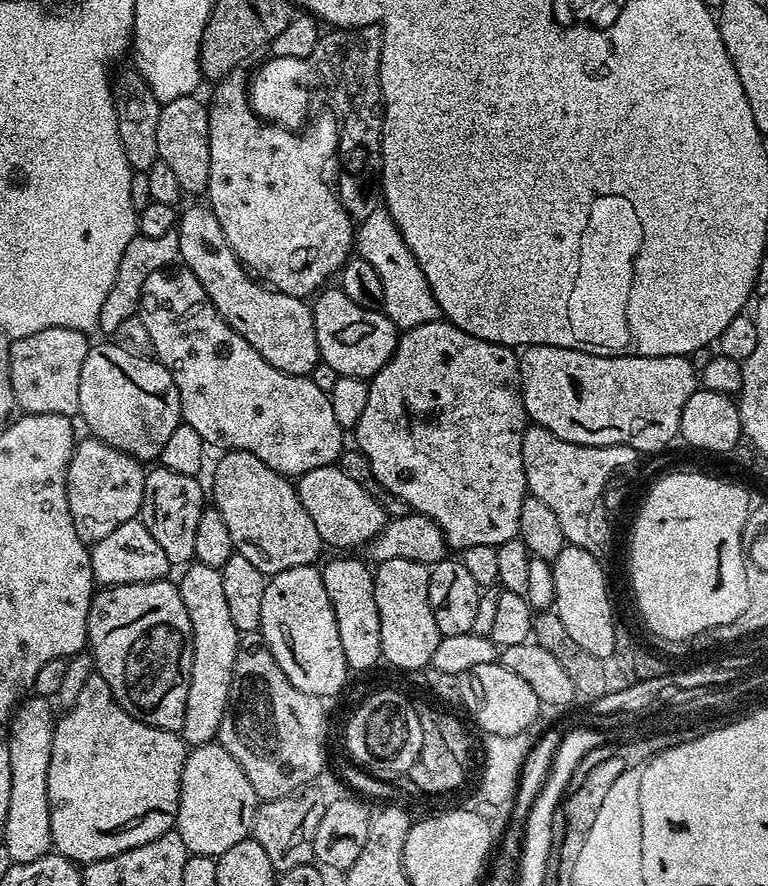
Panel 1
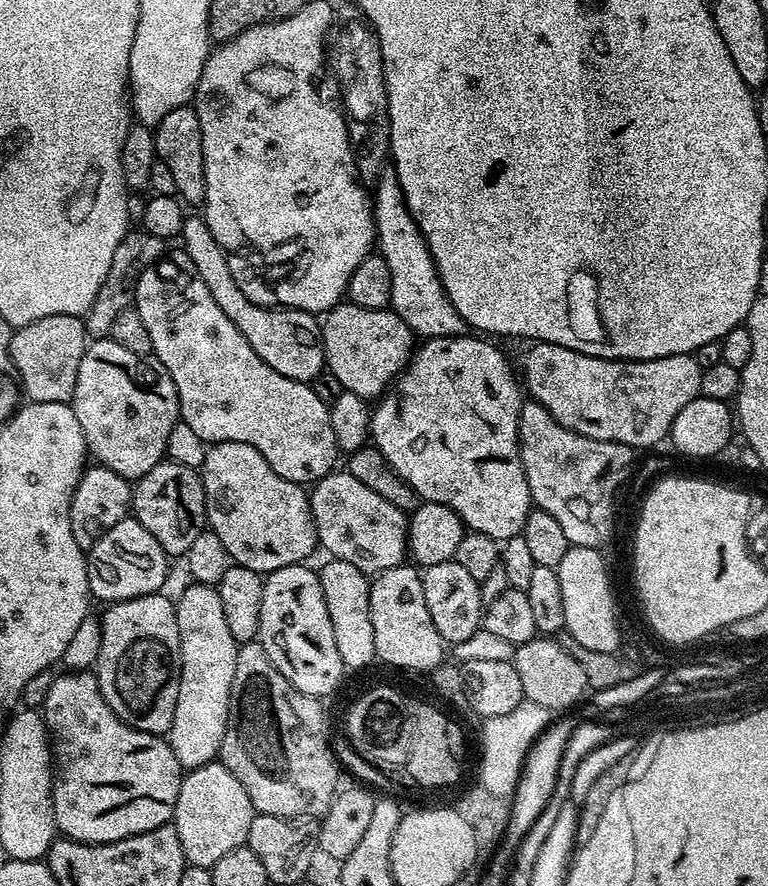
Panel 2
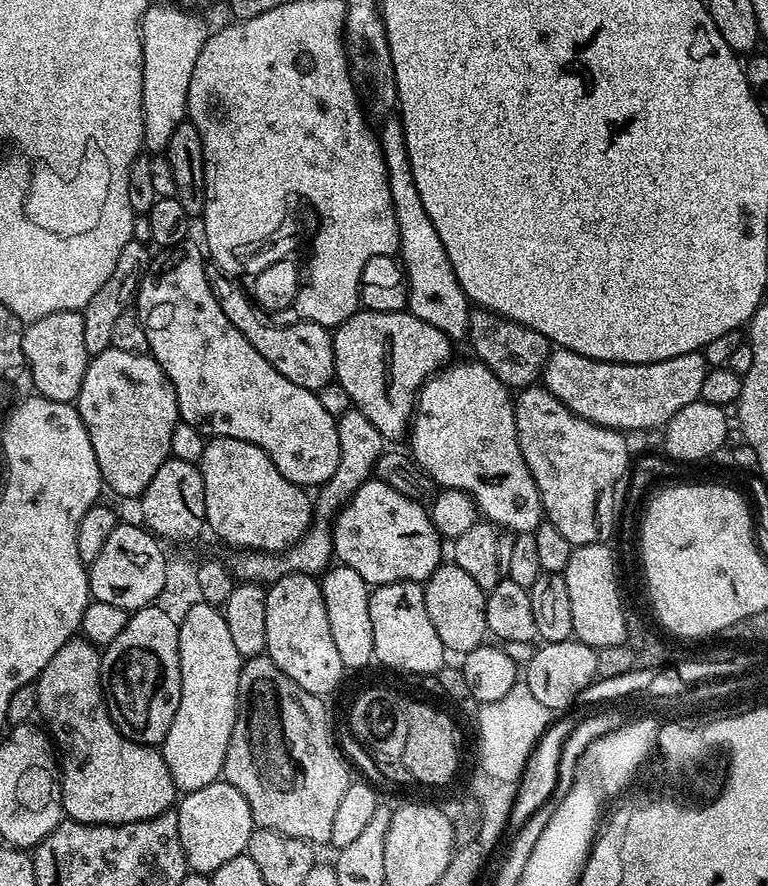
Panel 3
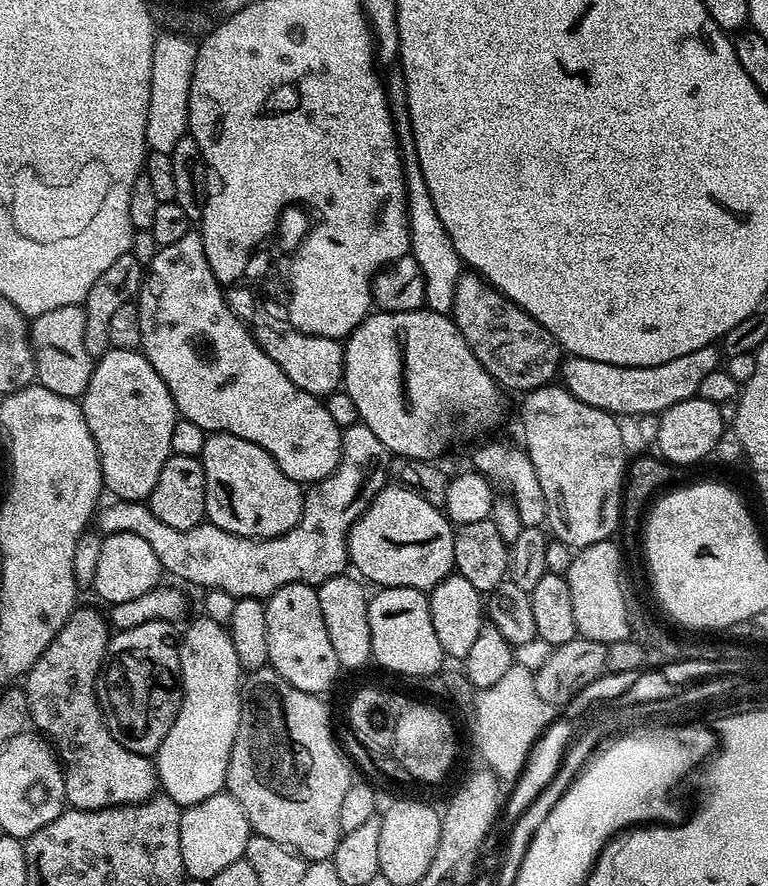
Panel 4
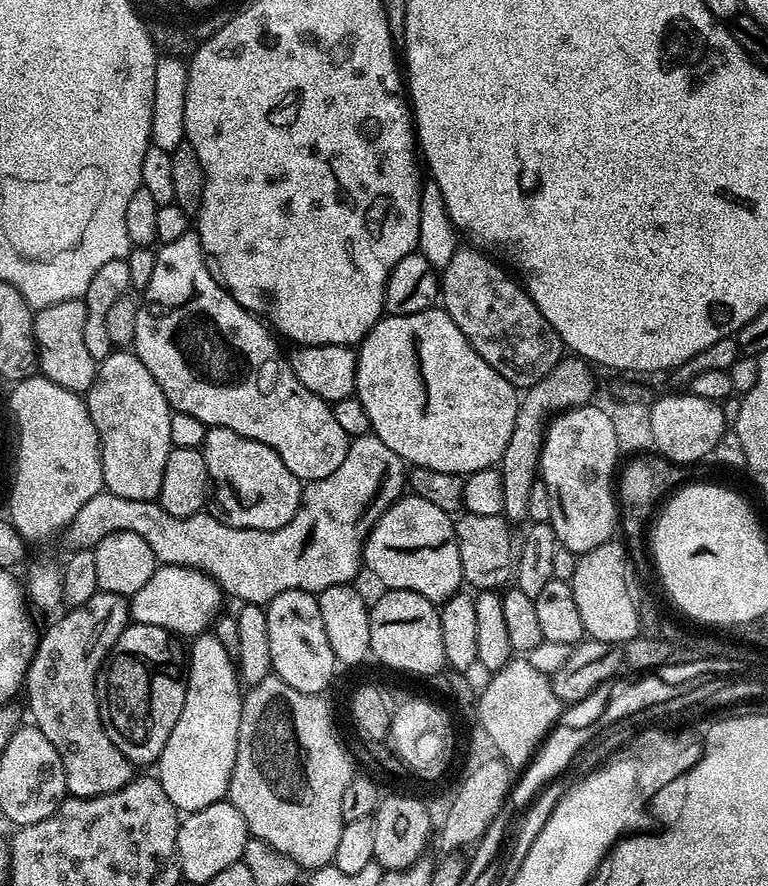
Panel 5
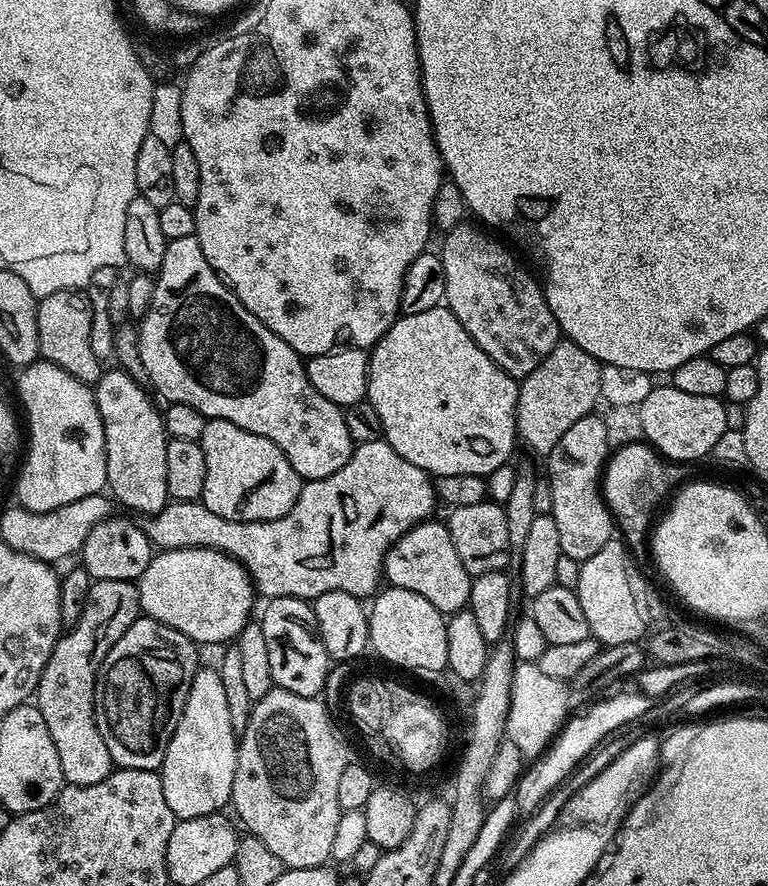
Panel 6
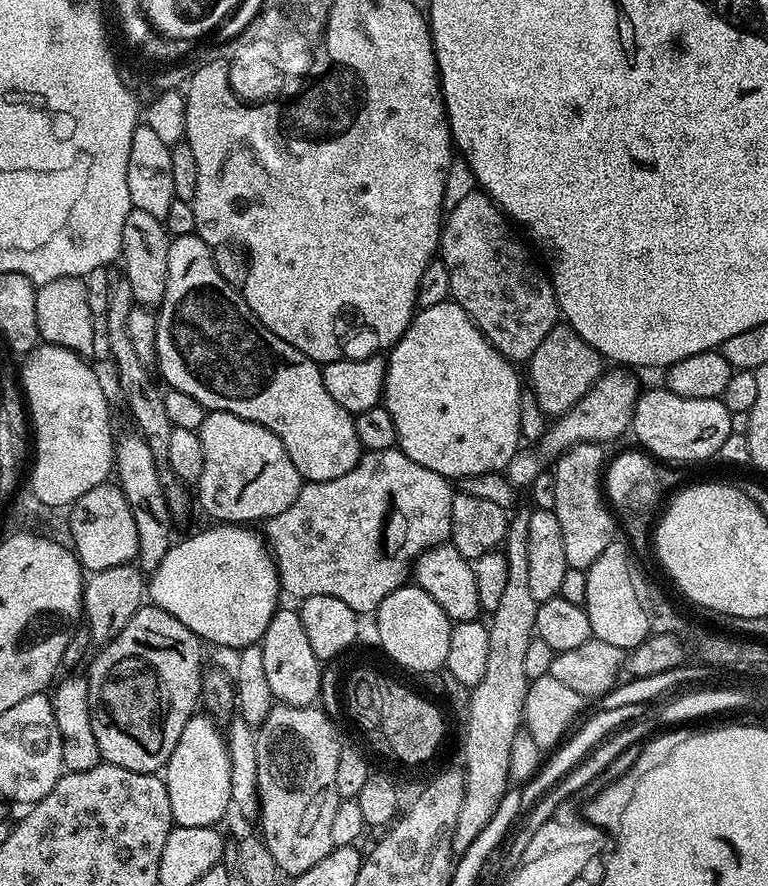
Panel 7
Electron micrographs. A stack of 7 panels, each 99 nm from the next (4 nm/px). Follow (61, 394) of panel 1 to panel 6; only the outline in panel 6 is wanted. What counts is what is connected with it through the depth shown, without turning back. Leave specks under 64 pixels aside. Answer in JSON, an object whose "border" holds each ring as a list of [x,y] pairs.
{"border":[[[83,291],[59,292],[43,297],[36,305],[38,318],[38,342],[40,356],[54,366],[66,370],[84,384],[94,386],[102,375],[102,362],[90,350],[90,326],[92,325],[92,307]]]}

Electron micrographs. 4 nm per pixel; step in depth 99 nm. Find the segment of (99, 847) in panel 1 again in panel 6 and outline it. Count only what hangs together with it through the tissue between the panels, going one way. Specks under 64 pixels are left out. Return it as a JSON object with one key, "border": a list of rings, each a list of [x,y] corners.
{"border":[[[95,581],[86,598],[86,610],[82,610],[82,618],[78,618],[78,622],[71,625],[52,647],[52,653],[42,670],[42,678],[34,693],[34,703],[46,721],[46,730],[50,730],[50,738],[54,738],[54,750],[58,750],[58,762],[62,766],[65,785],[73,784],[79,788],[94,786],[94,782],[102,782],[114,771],[110,750],[106,750],[106,742],[102,742],[102,734],[98,734],[94,706],[96,676],[100,673],[102,662],[114,646],[114,642],[118,642],[118,638],[122,638],[122,634],[126,634],[126,630],[130,630],[132,623],[140,619],[141,615],[140,590],[133,581]]]}

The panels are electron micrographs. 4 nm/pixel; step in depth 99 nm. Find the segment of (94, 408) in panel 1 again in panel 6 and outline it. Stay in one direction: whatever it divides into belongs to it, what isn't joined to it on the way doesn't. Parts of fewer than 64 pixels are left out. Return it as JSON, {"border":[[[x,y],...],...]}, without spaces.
{"border":[[[119,366],[113,367],[113,372],[105,371],[94,385],[94,391],[106,442],[107,491],[114,497],[117,505],[125,504],[132,512],[144,512],[145,517],[153,516],[170,503],[166,486],[166,446],[170,437],[164,430],[161,409],[159,407],[156,409],[157,401],[150,395],[149,389]]]}

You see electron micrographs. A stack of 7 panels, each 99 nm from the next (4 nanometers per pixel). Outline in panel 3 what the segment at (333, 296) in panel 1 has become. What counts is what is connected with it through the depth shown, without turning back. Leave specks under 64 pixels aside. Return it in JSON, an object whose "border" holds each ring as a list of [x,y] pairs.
{"border":[[[357,310],[346,322],[332,332],[336,375],[334,380],[342,386],[351,400],[351,407],[357,408],[379,430],[385,441],[392,442],[409,431],[416,411],[416,398],[420,387],[432,379],[441,368],[453,359],[453,341],[448,335],[426,322],[422,322],[411,312],[370,312]]]}

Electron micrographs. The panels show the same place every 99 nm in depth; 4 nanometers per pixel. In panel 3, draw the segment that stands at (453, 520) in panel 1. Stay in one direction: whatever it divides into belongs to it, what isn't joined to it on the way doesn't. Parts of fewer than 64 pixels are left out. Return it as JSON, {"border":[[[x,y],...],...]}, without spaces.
{"border":[[[475,358],[461,364],[449,363],[432,379],[420,387],[416,398],[416,411],[410,425],[412,448],[410,455],[420,463],[420,469],[441,489],[462,490],[476,501],[479,515],[501,529],[519,534],[535,533],[536,527],[545,519],[542,498],[538,486],[530,474],[516,436],[516,410],[514,396],[508,385]]]}

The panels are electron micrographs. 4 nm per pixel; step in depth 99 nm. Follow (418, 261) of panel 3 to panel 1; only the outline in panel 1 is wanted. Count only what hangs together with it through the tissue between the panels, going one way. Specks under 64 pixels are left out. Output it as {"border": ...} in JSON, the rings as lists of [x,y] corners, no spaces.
{"border":[[[377,206],[370,218],[359,221],[354,232],[354,252],[370,262],[370,266],[378,274],[378,279],[382,282],[382,311],[390,318],[390,322],[396,324],[397,329],[422,326],[426,322],[441,319],[442,313],[426,282],[426,274],[422,274],[418,262],[410,254],[410,248],[406,246],[387,208]]]}

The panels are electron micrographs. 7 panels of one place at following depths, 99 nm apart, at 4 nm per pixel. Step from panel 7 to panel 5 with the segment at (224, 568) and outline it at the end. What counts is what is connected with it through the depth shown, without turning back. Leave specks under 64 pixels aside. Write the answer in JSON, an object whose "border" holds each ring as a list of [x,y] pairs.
{"border":[[[160,564],[150,582],[146,582],[142,590],[130,597],[128,614],[137,624],[165,628],[180,638],[195,638],[207,633],[213,627],[216,617],[221,615],[220,600],[222,601],[220,585],[205,572],[196,568]]]}

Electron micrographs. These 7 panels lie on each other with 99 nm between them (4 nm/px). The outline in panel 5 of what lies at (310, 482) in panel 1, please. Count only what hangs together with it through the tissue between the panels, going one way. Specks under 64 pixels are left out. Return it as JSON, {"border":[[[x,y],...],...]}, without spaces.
{"border":[[[411,494],[403,495],[391,504],[368,531],[362,564],[385,584],[385,589],[420,593],[435,604],[455,596],[463,585],[453,517],[424,498]]]}

